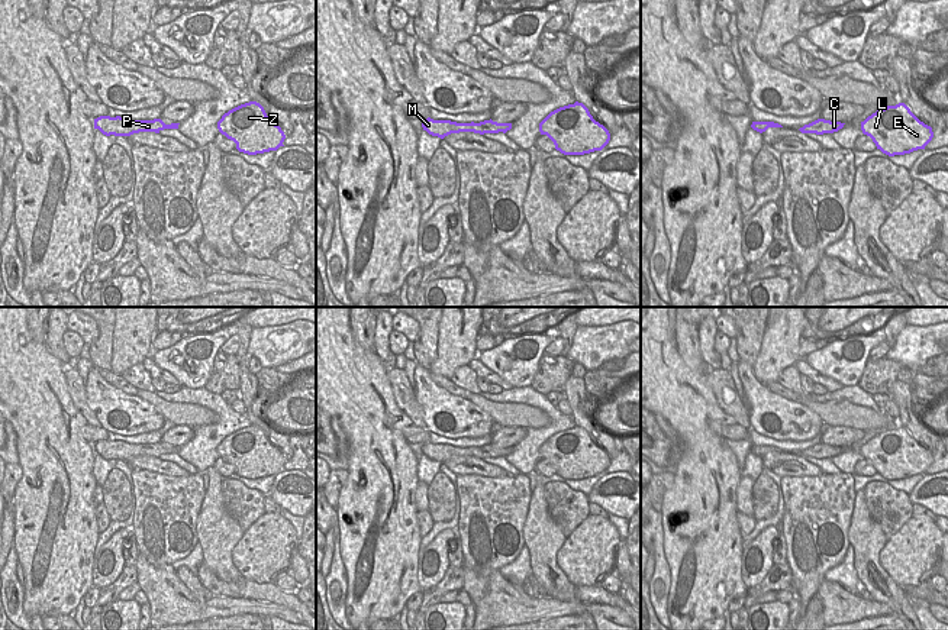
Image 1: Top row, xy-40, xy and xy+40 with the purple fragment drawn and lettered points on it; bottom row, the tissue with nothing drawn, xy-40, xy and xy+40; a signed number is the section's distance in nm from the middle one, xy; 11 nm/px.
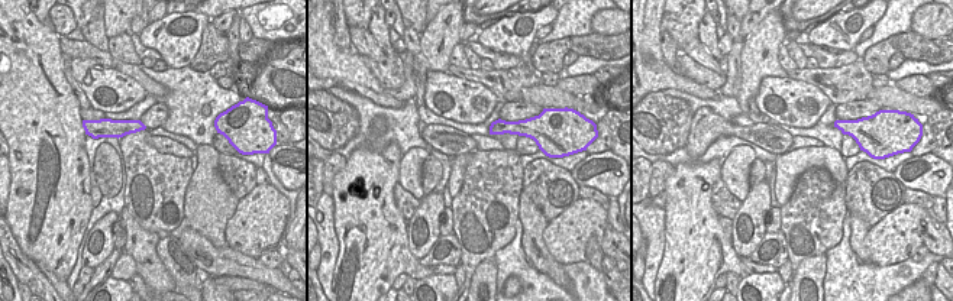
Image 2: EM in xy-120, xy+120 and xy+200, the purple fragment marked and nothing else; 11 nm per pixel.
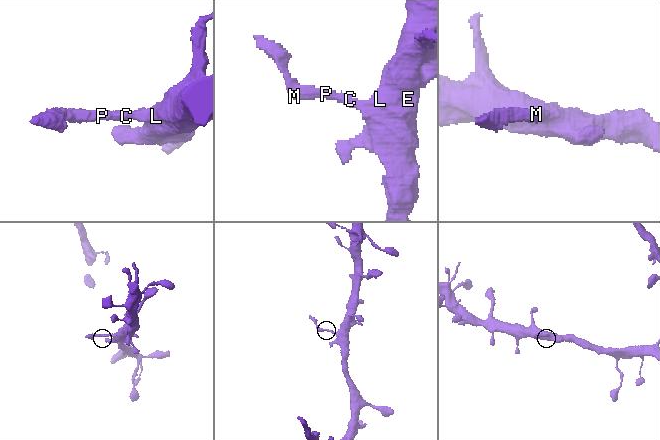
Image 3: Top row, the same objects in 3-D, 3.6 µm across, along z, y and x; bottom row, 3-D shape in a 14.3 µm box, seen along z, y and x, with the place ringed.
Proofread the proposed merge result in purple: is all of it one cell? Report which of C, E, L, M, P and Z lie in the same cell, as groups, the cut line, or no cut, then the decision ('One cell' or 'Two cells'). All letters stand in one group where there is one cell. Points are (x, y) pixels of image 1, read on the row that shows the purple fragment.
Groups: C E L Z / M P. Split along xy (492, 120), (487, 132). Two cells.

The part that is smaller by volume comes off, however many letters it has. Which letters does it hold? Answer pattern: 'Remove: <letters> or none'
Remove: M, P

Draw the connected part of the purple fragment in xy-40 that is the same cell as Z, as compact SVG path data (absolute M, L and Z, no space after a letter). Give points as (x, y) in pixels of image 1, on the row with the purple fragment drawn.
M257 101L241 104L225 113L217 122L217 129L236 143L239 152L248 155L277 151L284 146L284 132Z

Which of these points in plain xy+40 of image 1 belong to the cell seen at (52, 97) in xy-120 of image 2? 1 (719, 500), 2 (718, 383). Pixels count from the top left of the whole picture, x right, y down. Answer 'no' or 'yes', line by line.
1: yes
2: no

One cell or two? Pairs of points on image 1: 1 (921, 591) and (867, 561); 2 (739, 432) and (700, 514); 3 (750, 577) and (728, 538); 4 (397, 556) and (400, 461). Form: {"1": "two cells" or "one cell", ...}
{"1": "two cells", "2": "two cells", "3": "two cells", "4": "one cell"}

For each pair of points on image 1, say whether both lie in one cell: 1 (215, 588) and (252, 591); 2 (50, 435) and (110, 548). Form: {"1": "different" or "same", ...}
{"1": "same", "2": "different"}

